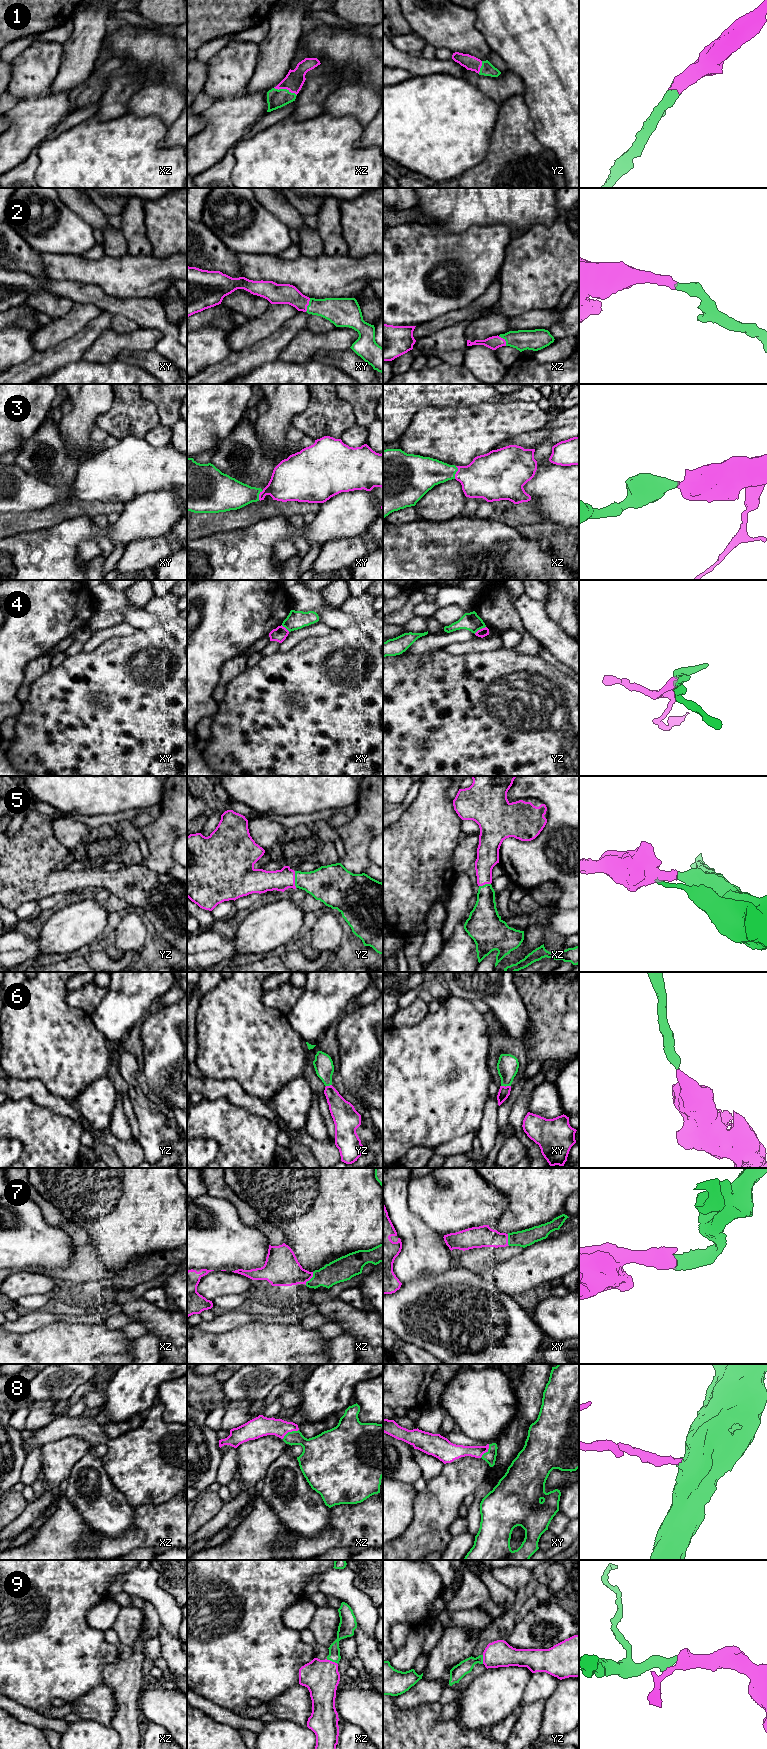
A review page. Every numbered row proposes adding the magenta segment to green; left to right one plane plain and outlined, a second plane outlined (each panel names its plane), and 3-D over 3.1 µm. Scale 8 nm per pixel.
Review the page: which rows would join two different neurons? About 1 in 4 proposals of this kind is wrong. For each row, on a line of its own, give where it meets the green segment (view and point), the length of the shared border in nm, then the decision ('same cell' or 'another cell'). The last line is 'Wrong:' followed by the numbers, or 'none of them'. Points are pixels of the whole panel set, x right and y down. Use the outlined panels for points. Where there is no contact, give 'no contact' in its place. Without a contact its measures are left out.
1: contact xz (285, 89); length 200 nm; same cell
2: contact xy (308, 305); length 120 nm; same cell
3: contact xz (455, 472); length 110 nm; same cell
4: contact yz (479, 629); length 110 nm; another cell
5: contact yz (295, 879); length 140 nm; same cell
6: contact xy (506, 1085); length 80 nm; same cell
7: contact xz (311, 1278); length 120 nm; same cell
8: contact xz (290, 1432); length 150 nm; same cell
9: contact xz (332, 1661); length 100 nm; same cell
Wrong: 4

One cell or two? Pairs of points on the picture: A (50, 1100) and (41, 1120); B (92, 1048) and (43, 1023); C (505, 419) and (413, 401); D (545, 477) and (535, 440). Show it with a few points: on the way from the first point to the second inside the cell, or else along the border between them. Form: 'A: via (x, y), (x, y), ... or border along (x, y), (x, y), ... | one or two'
A: border along (24, 1098), (30, 1098), (38, 1105), (68, 1116) | two
B: via (80, 1048), (68, 1048), (55, 1035) | one
C: border along (458, 405), (426, 405), (414, 415) | two
D: border along (552, 445), (546, 439), (535, 449) | two

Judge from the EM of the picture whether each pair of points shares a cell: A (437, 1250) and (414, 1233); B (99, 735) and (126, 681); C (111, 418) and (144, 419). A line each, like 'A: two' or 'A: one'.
A: one
B: one
C: one

